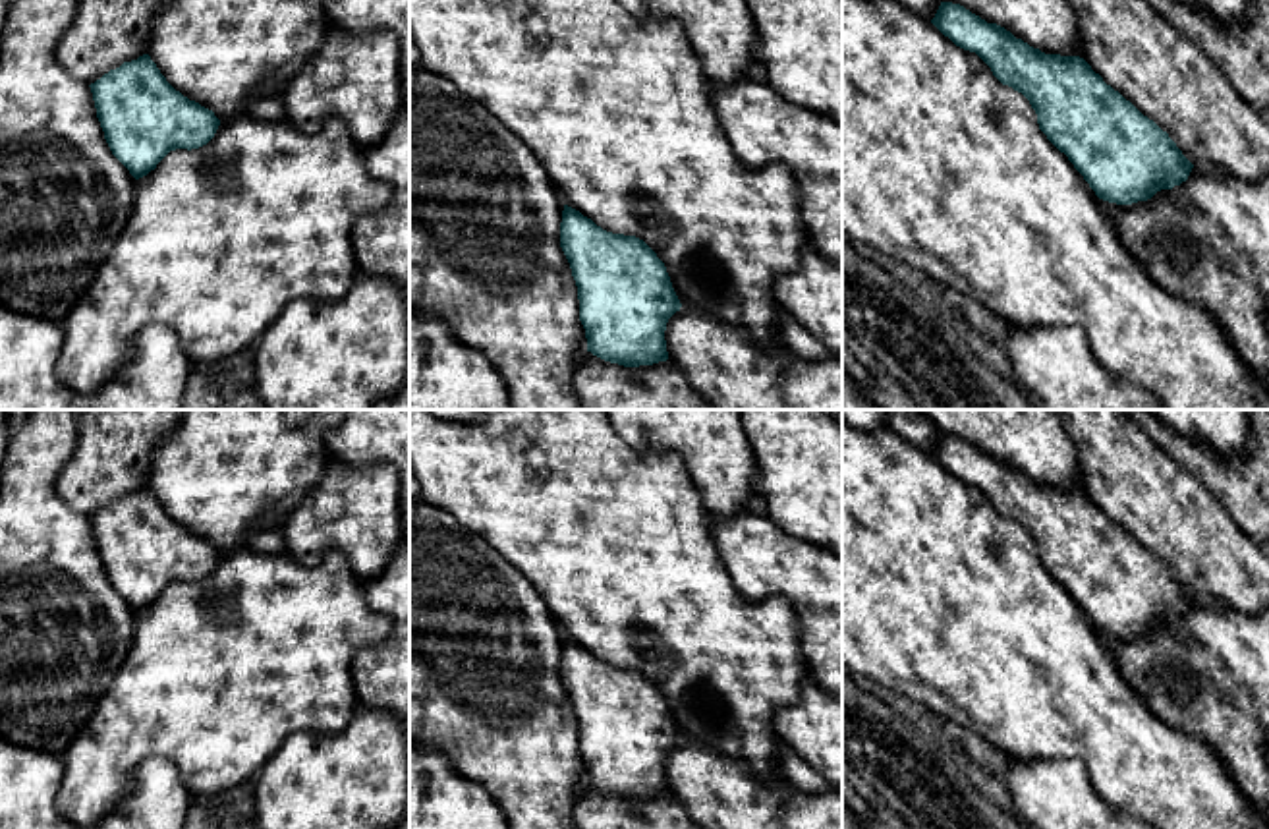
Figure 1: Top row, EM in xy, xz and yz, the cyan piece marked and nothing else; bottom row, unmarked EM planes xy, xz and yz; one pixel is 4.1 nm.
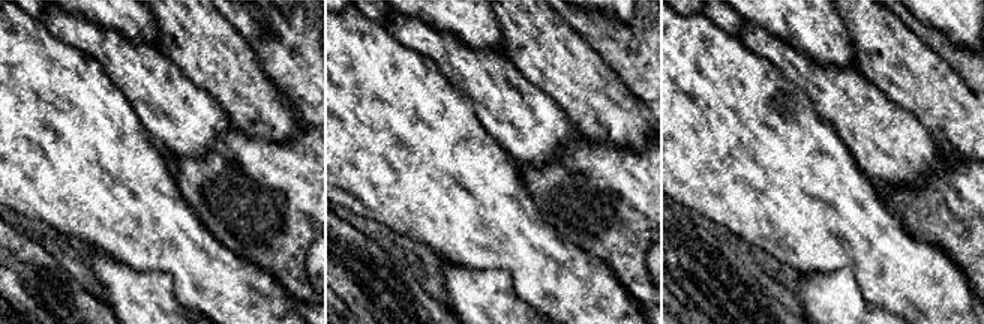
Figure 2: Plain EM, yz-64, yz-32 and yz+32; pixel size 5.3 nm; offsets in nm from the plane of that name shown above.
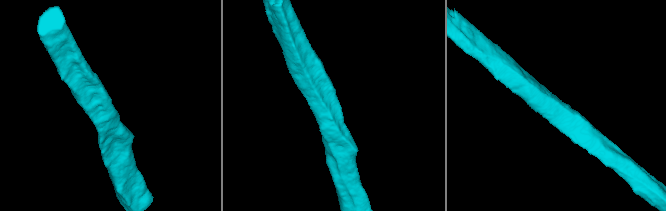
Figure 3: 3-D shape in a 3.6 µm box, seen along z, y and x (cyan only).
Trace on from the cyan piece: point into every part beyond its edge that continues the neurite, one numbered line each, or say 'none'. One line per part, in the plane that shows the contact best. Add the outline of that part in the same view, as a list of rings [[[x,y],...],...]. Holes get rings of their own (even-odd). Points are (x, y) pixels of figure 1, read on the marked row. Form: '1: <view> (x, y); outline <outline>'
none

